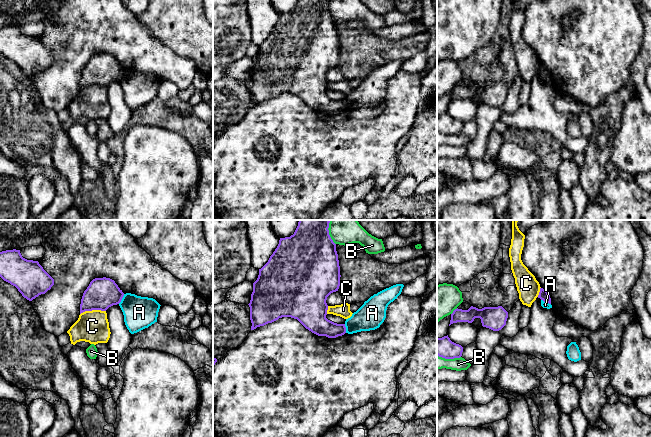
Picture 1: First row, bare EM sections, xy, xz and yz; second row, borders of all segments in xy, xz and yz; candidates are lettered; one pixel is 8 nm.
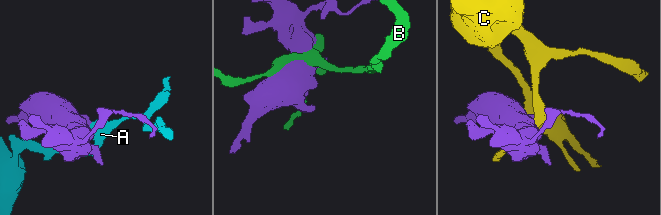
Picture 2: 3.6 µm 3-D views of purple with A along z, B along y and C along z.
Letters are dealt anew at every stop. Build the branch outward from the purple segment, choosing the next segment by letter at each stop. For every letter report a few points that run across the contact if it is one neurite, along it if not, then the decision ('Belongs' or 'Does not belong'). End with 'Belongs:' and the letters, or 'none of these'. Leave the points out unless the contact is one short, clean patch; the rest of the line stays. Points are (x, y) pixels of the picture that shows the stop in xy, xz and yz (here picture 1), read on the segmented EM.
A: Line: xy (124, 294), (118, 303). Does not belong
B: Does not belong
C: Line: xy (105, 310), (85, 310), (80, 314). Does not belong
Belongs: none of these

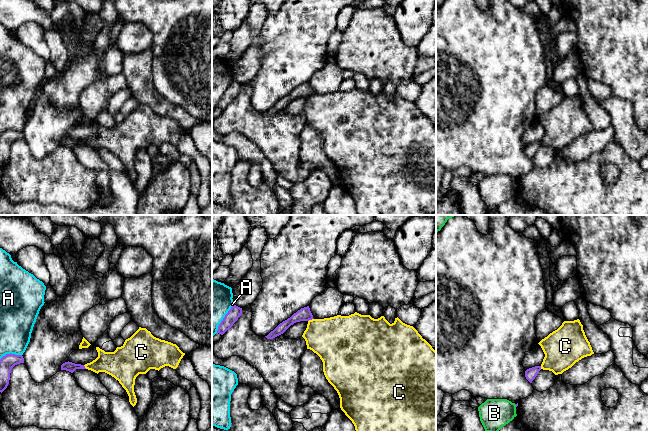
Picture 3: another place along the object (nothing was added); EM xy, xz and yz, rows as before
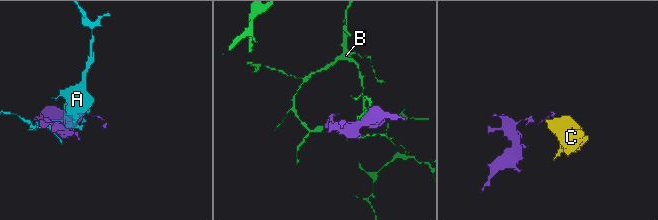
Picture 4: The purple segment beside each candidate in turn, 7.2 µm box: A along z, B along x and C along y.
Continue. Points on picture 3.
A: Does not belong
B: Does not belong
C: Line: xz (313, 318), (308, 321). Does not belong
Belongs: none of these

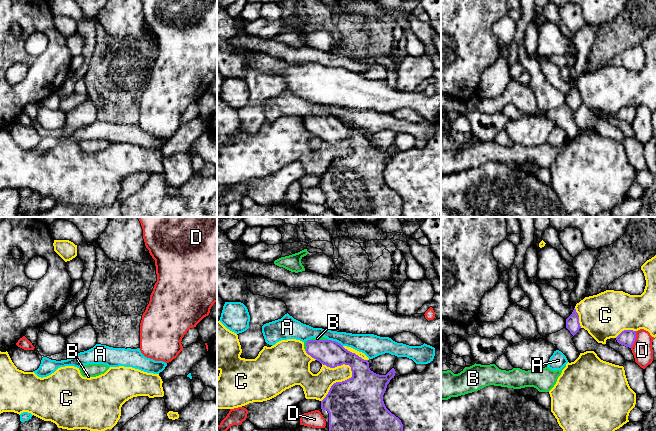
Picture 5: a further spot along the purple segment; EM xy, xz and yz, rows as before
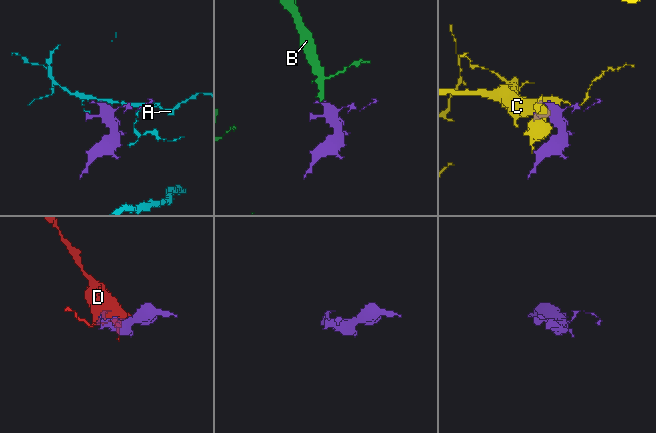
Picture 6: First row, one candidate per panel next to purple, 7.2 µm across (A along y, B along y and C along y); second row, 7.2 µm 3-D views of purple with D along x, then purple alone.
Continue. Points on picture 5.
A: Does not belong
B: Line: xz (330, 353), (319, 340), (317, 338). Belongs
C: Does not belong
D: Does not belong
Belongs: B

